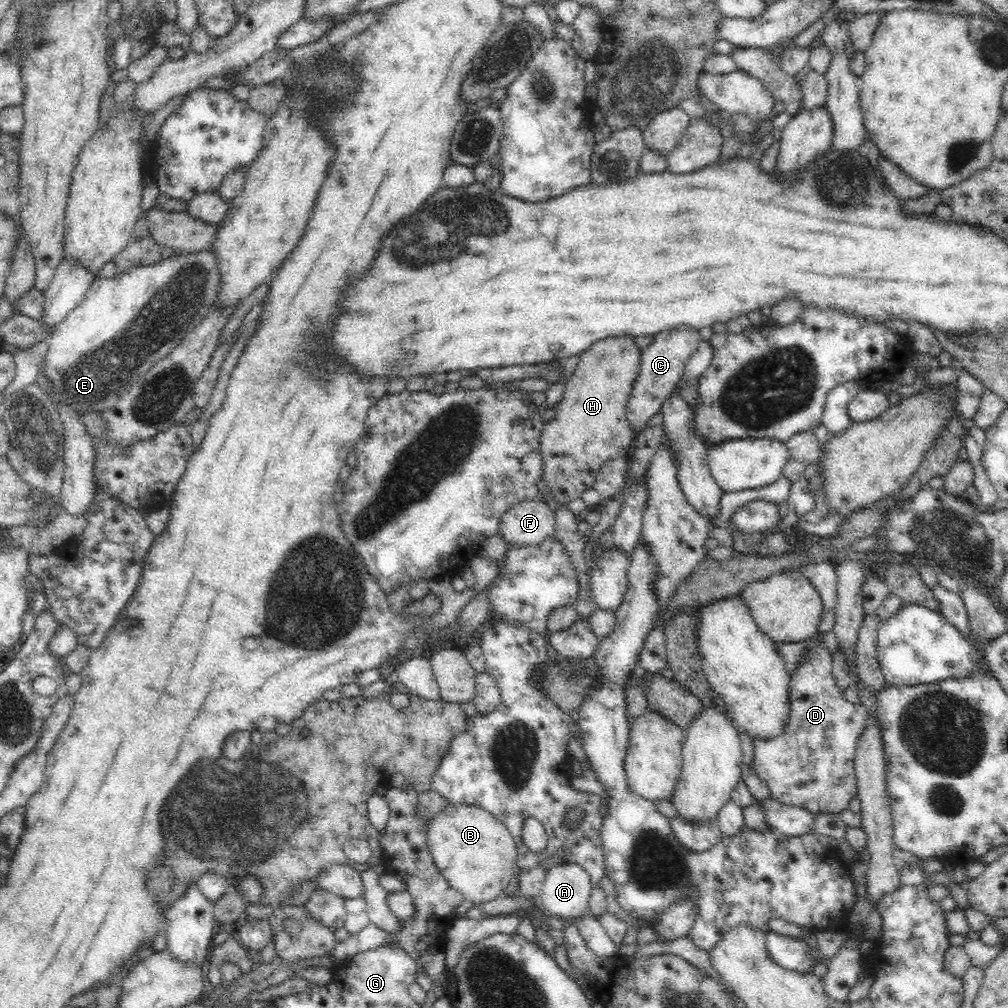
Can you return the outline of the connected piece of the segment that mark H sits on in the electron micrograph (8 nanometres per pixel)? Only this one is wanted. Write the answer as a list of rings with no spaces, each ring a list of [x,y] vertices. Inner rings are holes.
[[[624,336],[596,341],[580,354],[577,366],[555,407],[554,418],[544,422],[539,438],[539,450],[536,453],[542,459],[542,481],[558,505],[567,507],[570,502],[582,499],[584,492],[593,488],[604,464],[622,457],[630,448],[635,432],[625,413],[626,401],[638,372],[640,353],[641,350],[637,349],[633,337]]]

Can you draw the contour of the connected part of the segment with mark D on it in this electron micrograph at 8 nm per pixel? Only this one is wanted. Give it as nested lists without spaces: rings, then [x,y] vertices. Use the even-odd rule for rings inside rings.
[[[820,631],[812,633],[802,643],[807,643],[811,646],[811,649],[805,654],[805,659],[797,662],[797,665],[791,670],[791,682],[790,682],[790,718],[788,718],[788,726],[786,726],[785,734],[779,736],[779,738],[771,739],[770,741],[754,741],[754,759],[751,763],[754,773],[756,773],[765,783],[769,790],[769,798],[779,802],[780,804],[786,804],[790,806],[797,806],[808,809],[811,813],[839,813],[848,807],[849,801],[858,794],[858,783],[856,778],[856,771],[854,766],[854,756],[856,756],[856,750],[858,748],[858,742],[860,738],[865,734],[866,726],[868,726],[868,720],[870,720],[870,713],[868,709],[863,709],[857,704],[849,702],[844,697],[840,687],[836,685],[836,679],[832,674],[832,660],[833,654],[830,653],[830,649],[822,637]]]

